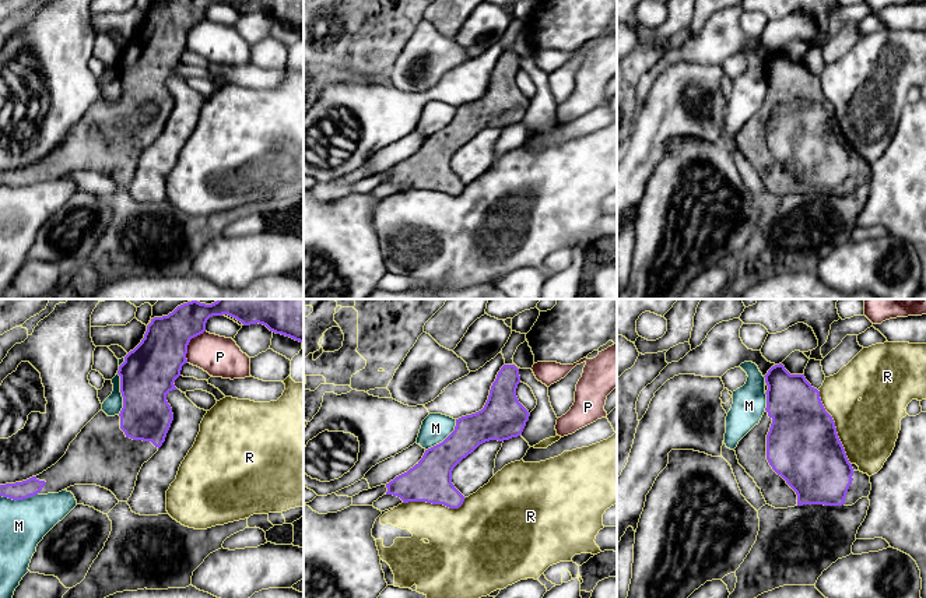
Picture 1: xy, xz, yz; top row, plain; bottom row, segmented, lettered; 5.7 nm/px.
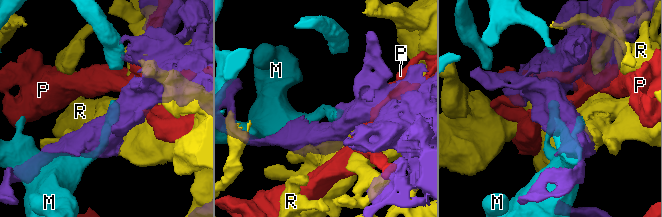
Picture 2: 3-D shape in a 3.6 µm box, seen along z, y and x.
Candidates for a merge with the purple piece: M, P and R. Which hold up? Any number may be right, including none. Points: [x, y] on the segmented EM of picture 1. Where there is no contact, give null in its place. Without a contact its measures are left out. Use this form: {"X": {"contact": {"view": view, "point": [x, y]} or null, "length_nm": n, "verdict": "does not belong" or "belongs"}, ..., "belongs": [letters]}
{"M": {"contact": {"view": "xy", "point": [122, 394]}, "length_nm": 240, "verdict": "does not belong"}, "P": {"contact": {"view": "xy", "point": [188, 344]}, "length_nm": 220, "verdict": "does not belong"}, "R": {"contact": {"view": "yz", "point": [835, 428]}, "length_nm": 480, "verdict": "does not belong"}, "belongs": []}

